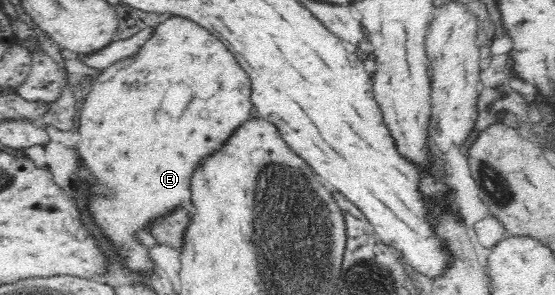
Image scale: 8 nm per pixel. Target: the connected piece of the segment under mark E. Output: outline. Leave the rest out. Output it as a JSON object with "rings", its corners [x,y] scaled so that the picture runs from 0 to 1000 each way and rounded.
{"rings":[[[294,58],[285,78],[285,92],[277,98],[274,125],[256,153],[256,173],[250,169],[243,186],[209,207],[209,214],[180,241],[173,264],[168,268],[162,308],[151,339],[144,383],[144,414],[137,437],[144,444],[144,478],[141,478],[137,508],[142,532],[148,532],[155,573],[166,586],[166,607],[173,614],[162,637],[162,736],[169,736],[169,756],[184,776],[187,803],[195,803],[209,831],[209,858],[220,871],[223,905],[231,905],[241,925],[263,925],[263,919],[274,912],[276,881],[267,858],[268,841],[249,817],[249,783],[263,776],[267,756],[277,749],[281,736],[292,736],[292,729],[306,722],[306,708],[317,708],[317,702],[324,702],[332,688],[342,692],[342,593],[346,593],[350,566],[371,525],[386,519],[386,505],[396,505],[400,485],[407,478],[407,464],[414,464],[414,451],[422,451],[422,437],[429,424],[436,424],[436,410],[450,403],[450,383],[454,383],[450,315],[454,315],[450,308],[450,268],[425,220],[425,193],[411,173],[411,159],[400,139],[393,139],[386,119],[378,119],[371,98],[364,98],[360,85],[350,85],[350,71],[342,71],[335,58],[303,58],[303,64]]]}

